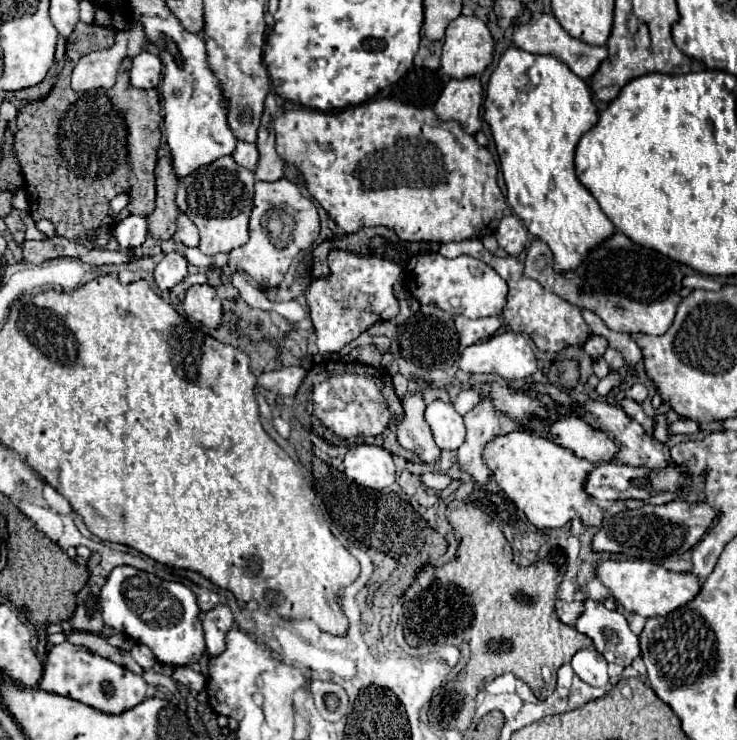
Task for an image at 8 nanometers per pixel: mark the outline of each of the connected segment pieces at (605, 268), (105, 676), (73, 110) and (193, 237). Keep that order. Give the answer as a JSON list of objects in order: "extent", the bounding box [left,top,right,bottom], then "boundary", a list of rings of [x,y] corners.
[{"extent":[525,231,683,335],"boundary":[[[615,231],[609,239],[591,249],[577,269],[557,273],[553,269],[553,259],[549,257],[545,269],[535,271],[533,257],[545,249],[547,245],[543,241],[533,239],[533,243],[527,249],[525,275],[539,281],[545,289],[563,297],[571,305],[597,313],[609,329],[621,333],[639,331],[649,335],[663,335],[673,323],[677,305],[681,301],[679,291],[683,287],[681,285],[683,273],[679,269],[679,263],[671,261],[669,257],[653,249],[641,247],[623,233]]]},{"extent":[39,643,147,715],"boundary":[[[71,643],[53,645],[49,649],[39,687],[49,693],[71,697],[75,701],[81,701],[81,703],[85,703],[97,711],[109,713],[109,715],[119,715],[127,709],[133,709],[135,705],[139,705],[145,699],[145,693],[147,693],[147,683],[143,681],[141,675],[135,675],[129,669],[125,669],[89,649],[81,649]]]},{"extent":[13,21,159,245],"boundary":[[[79,21],[75,25],[75,31],[67,39],[67,53],[65,53],[65,65],[59,73],[59,79],[55,87],[37,101],[29,101],[17,115],[17,133],[15,133],[15,143],[13,151],[19,159],[23,179],[25,179],[25,191],[29,199],[29,213],[33,221],[49,219],[57,235],[63,235],[67,239],[81,239],[81,241],[91,241],[97,245],[105,245],[111,229],[101,231],[101,237],[91,239],[87,231],[97,229],[101,221],[107,215],[107,205],[109,201],[119,193],[119,191],[129,191],[131,203],[125,207],[125,211],[117,217],[123,219],[127,215],[151,215],[155,209],[155,163],[157,163],[157,149],[159,149],[159,93],[149,91],[149,89],[135,89],[129,83],[129,57],[125,57],[119,65],[117,81],[111,89],[97,89],[97,91],[87,91],[87,93],[75,93],[69,87],[69,75],[71,69],[77,65],[77,61],[89,53],[89,51],[101,51],[109,49],[115,43],[115,33],[109,31],[103,25],[97,23],[83,23]]]},{"extent":[177,213,199,247],"boundary":[[[179,213],[179,217],[177,217],[177,239],[185,247],[197,247],[199,245],[199,231],[193,225],[193,221],[189,221],[189,217],[185,217],[185,213]]]}]

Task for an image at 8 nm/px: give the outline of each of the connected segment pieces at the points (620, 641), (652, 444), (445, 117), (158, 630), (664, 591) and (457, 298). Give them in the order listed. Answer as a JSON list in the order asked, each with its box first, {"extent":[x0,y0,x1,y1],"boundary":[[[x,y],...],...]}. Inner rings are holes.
[{"extent":[575,601,641,667],"boundary":[[[585,601],[585,613],[577,619],[575,629],[589,635],[609,663],[627,667],[641,655],[639,637],[629,629],[623,613],[607,609],[603,603]]]},{"extent":[581,401,675,469],"boundary":[[[587,401],[581,403],[587,409],[587,421],[595,427],[601,429],[603,433],[607,433],[609,439],[613,439],[619,445],[619,453],[615,457],[617,463],[625,463],[625,465],[635,465],[635,467],[649,467],[649,469],[665,469],[669,465],[675,465],[671,455],[669,455],[669,447],[659,443],[653,433],[645,431],[635,419],[631,419],[623,409],[613,407],[609,403],[599,403],[599,401]]]},{"extent":[433,77,483,135],"boundary":[[[477,77],[467,79],[449,79],[433,107],[439,121],[457,121],[465,133],[473,135],[481,127],[479,109],[481,109],[481,97],[483,89]]]},{"extent":[99,565,205,667],"boundary":[[[121,565],[109,573],[107,583],[101,589],[99,597],[101,597],[101,609],[103,609],[105,625],[113,627],[119,633],[129,635],[131,639],[135,639],[141,645],[147,645],[159,663],[179,667],[179,665],[193,665],[201,659],[201,655],[205,651],[203,629],[201,629],[201,619],[199,619],[201,611],[197,607],[193,591],[187,585],[183,585],[179,581],[165,581],[153,573],[135,569],[131,565]]]},{"extent":[597,559,701,617],"boundary":[[[625,559],[625,561],[603,561],[597,571],[599,581],[611,591],[615,601],[623,605],[631,613],[639,613],[643,617],[661,617],[675,611],[681,605],[687,605],[701,589],[701,583],[693,573],[673,573],[655,565],[651,561],[641,559]]]},{"extent":[405,253,507,319],"boundary":[[[439,253],[415,255],[405,269],[405,281],[409,293],[427,305],[437,305],[439,309],[451,315],[465,315],[473,319],[481,317],[501,317],[501,311],[507,303],[507,283],[495,273],[487,263],[471,257],[459,255],[455,259],[445,259]]]}]

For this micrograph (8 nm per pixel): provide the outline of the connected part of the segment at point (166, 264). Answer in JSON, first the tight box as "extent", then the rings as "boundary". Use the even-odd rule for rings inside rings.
{"extent":[155,253,187,289],"boundary":[[[163,253],[159,263],[155,265],[155,283],[159,289],[175,287],[187,275],[187,261],[181,253]]]}

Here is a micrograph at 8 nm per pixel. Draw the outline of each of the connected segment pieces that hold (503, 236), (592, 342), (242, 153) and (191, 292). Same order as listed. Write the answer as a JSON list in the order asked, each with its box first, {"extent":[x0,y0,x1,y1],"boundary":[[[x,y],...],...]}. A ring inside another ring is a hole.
[{"extent":[495,215,527,257],"boundary":[[[507,215],[501,219],[501,223],[495,231],[495,237],[497,237],[499,247],[505,253],[517,257],[527,245],[527,227],[523,225],[523,221],[519,217]]]},{"extent":[584,336,608,359],"boundary":[[[591,336],[585,343],[584,350],[592,359],[597,359],[604,355],[607,347],[608,342],[604,337]]]},{"extent":[233,141,259,171],"boundary":[[[237,141],[237,147],[233,151],[233,157],[239,165],[247,167],[249,171],[255,171],[257,167],[257,159],[259,159],[259,153],[257,153],[257,147],[255,143],[247,143],[247,141]]]},{"extent":[183,285,223,327],"boundary":[[[191,285],[185,291],[185,299],[183,299],[183,309],[185,313],[207,325],[207,327],[217,327],[221,325],[221,317],[223,317],[223,309],[221,309],[221,299],[217,297],[215,289],[211,285]]]}]

